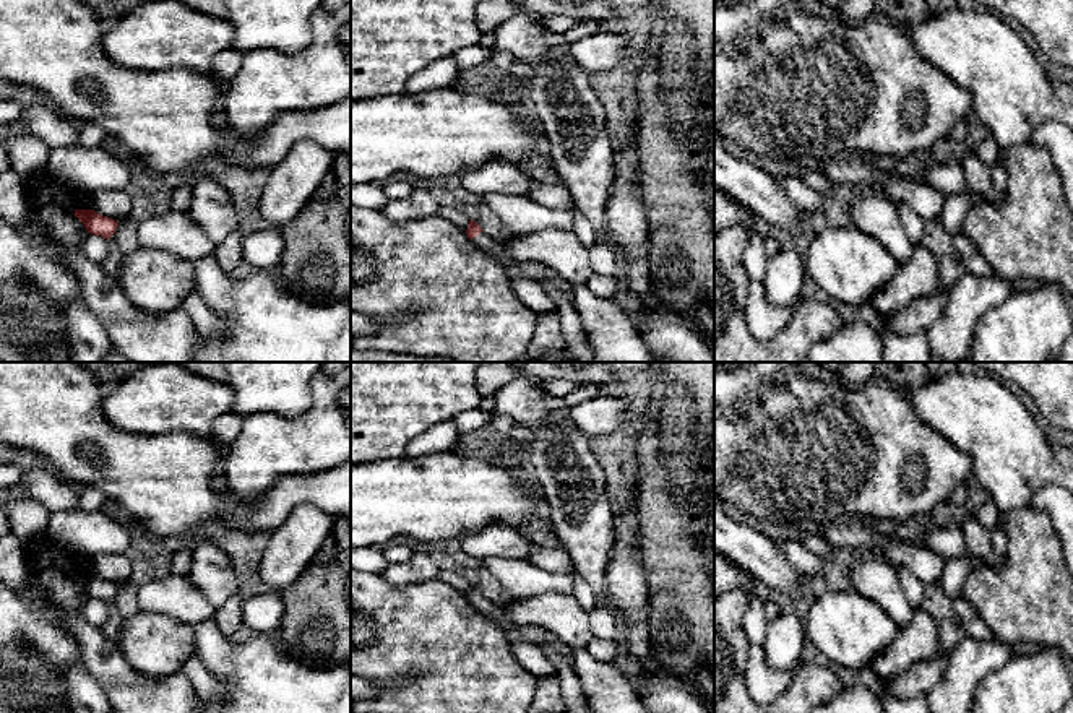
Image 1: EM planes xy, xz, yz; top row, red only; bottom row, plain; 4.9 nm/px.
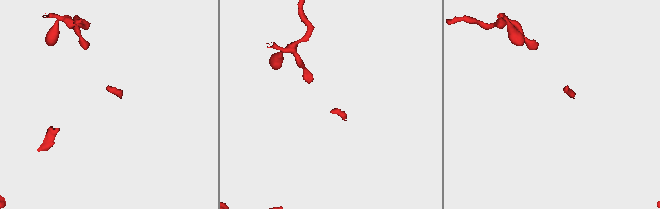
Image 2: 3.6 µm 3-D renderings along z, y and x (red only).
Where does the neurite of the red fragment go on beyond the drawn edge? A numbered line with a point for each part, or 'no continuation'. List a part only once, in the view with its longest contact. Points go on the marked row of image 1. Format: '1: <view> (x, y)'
1: xz (499, 250)

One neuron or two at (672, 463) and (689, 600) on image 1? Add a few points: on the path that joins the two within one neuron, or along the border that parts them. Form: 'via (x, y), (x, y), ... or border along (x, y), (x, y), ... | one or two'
via (684, 497), (689, 518), (689, 566) | one

